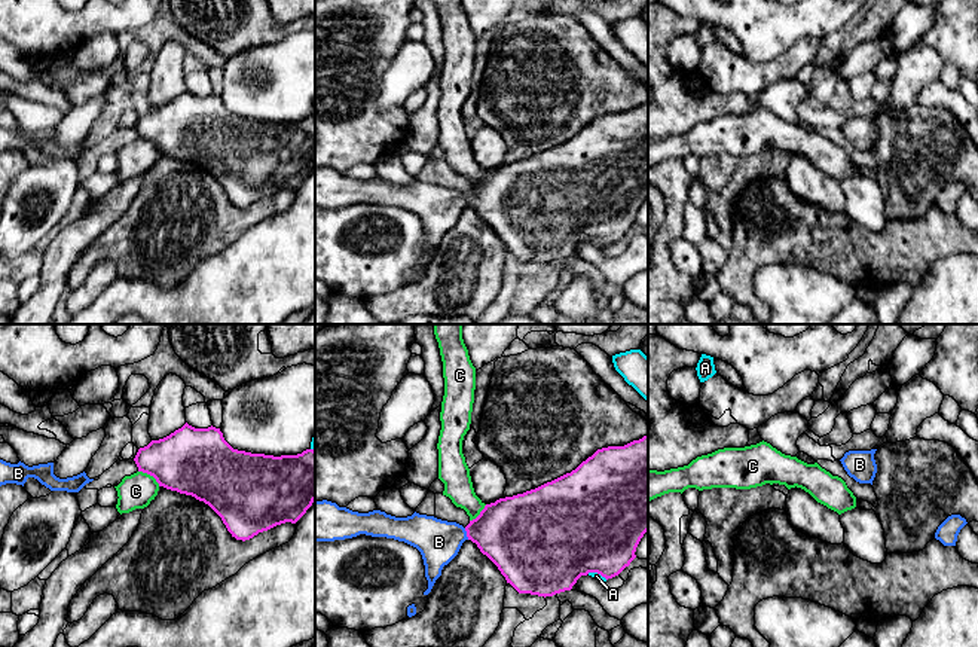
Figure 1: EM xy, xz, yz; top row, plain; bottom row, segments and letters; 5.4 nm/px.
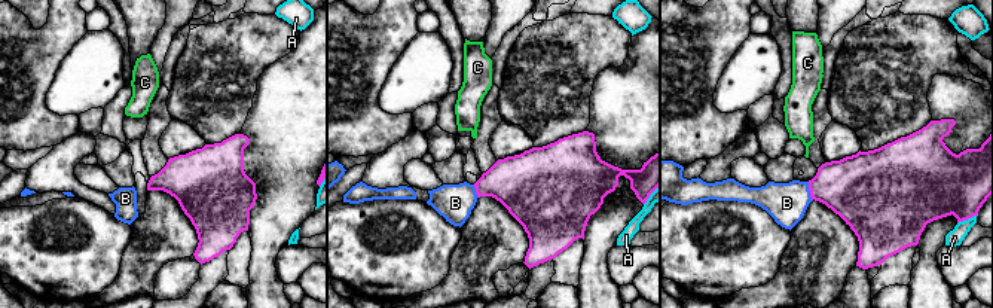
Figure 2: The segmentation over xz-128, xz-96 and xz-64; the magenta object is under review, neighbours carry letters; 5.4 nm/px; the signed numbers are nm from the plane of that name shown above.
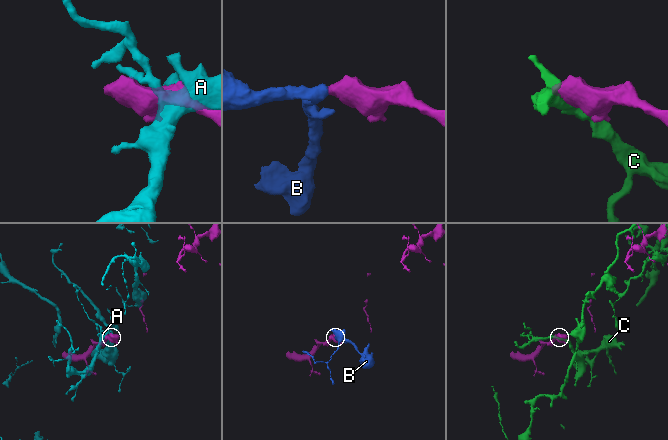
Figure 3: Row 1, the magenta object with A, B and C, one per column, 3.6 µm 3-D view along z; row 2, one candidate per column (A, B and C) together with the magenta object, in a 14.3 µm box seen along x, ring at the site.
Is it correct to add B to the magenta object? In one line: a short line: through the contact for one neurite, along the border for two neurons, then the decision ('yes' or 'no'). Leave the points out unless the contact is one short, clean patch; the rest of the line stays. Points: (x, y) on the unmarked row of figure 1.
line xz (513, 200), (467, 201), (452, 201), (439, 208); yes

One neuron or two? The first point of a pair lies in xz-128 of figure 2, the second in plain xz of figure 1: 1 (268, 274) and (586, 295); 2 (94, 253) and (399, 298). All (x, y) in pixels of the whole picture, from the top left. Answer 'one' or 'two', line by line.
1: one
2: two

